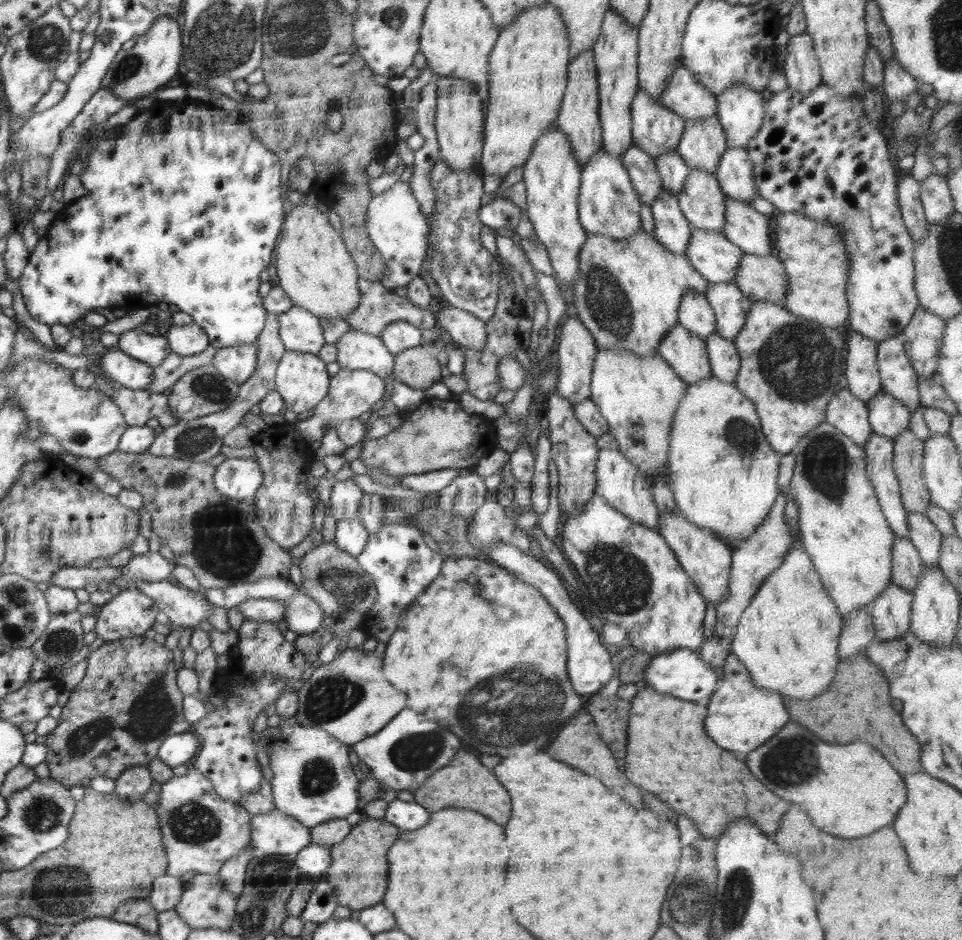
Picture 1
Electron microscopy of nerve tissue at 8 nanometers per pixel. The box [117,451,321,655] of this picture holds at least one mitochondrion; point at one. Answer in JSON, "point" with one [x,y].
{"point":[224,544]}

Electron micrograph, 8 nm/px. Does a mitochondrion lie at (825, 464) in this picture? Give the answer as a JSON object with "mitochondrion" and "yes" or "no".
{"mitochondrion":"yes"}

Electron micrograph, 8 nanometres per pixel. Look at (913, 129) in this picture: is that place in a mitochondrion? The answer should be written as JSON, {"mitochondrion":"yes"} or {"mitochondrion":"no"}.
{"mitochondrion":"yes"}

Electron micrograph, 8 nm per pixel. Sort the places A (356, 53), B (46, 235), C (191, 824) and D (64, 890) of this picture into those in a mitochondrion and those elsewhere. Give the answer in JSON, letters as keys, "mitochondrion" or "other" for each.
{"A":"other","B":"other","C":"mitochondrion","D":"mitochondrion"}

